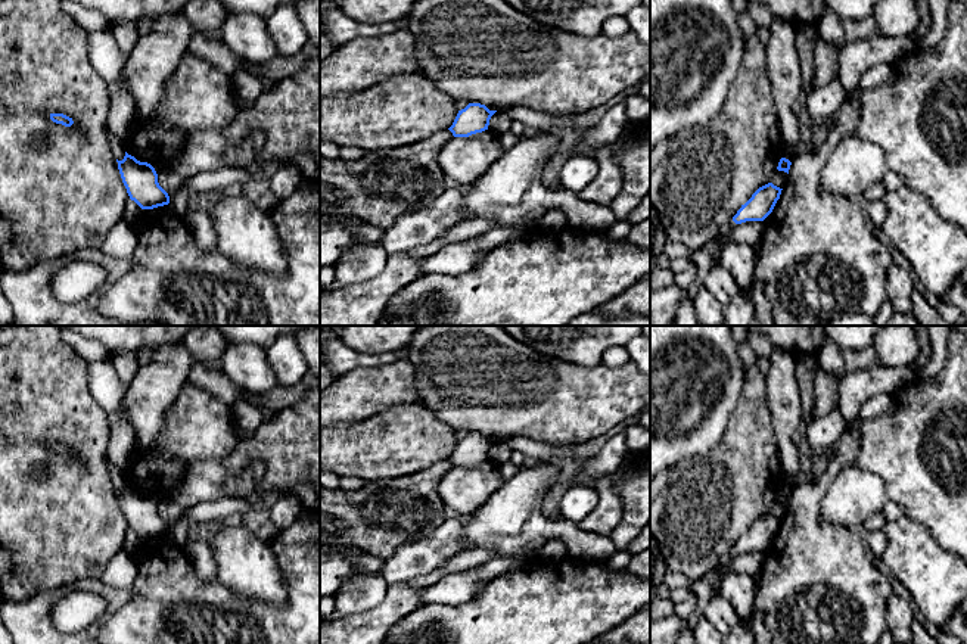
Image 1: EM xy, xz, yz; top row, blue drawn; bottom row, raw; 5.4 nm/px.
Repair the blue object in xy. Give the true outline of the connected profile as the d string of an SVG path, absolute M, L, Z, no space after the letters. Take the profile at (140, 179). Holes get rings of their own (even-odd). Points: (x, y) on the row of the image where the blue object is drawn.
M125 152L118 169L127 193L142 209L153 209L170 203L168 193L159 186L155 168Z

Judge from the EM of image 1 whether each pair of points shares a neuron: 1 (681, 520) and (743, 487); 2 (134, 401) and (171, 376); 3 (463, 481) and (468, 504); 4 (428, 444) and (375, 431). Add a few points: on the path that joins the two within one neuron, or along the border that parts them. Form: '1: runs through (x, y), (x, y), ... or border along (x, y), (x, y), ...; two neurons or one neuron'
1: runs through (696, 516), (728, 488); one neuron
2: runs through (143, 398), (162, 379); one neuron
3: runs through (463, 487), (466, 498); one neuron
4: runs through (414, 439), (388, 439); one neuron

